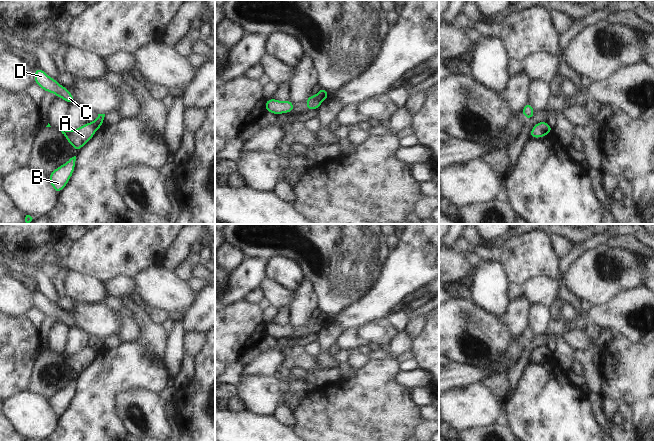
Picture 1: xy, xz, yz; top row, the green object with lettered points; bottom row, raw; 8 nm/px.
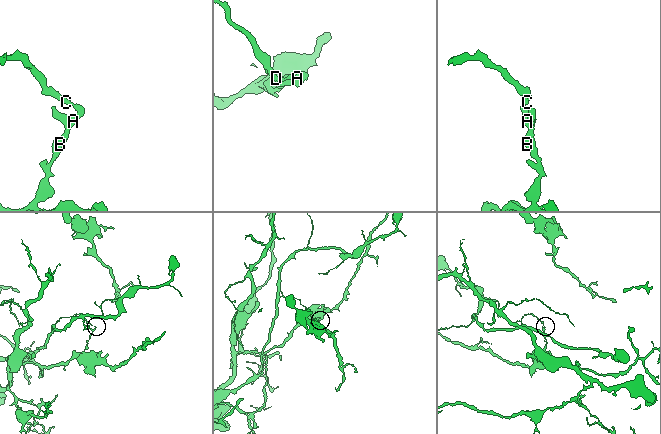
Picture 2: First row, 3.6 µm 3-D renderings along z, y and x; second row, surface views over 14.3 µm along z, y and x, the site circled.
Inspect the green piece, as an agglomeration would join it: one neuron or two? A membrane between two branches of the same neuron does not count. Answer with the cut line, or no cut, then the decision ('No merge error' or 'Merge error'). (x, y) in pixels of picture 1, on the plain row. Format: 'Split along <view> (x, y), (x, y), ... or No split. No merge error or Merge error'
Split along xz (315, 321), (321, 326). Merge error

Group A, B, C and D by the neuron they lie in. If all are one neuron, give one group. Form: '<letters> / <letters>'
A B / C D

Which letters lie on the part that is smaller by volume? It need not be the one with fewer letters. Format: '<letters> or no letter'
C, D

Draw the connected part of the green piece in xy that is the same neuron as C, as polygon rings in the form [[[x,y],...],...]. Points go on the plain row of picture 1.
[[[35,292],[35,308],[41,311],[46,316],[55,318],[58,322],[62,322],[70,329],[75,327],[75,324],[70,315],[60,309],[56,303],[48,300],[41,292]]]

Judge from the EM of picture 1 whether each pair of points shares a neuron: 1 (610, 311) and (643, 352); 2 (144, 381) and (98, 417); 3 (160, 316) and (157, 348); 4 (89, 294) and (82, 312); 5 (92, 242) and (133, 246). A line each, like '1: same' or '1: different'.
1: different
2: same
3: different
4: different
5: same

